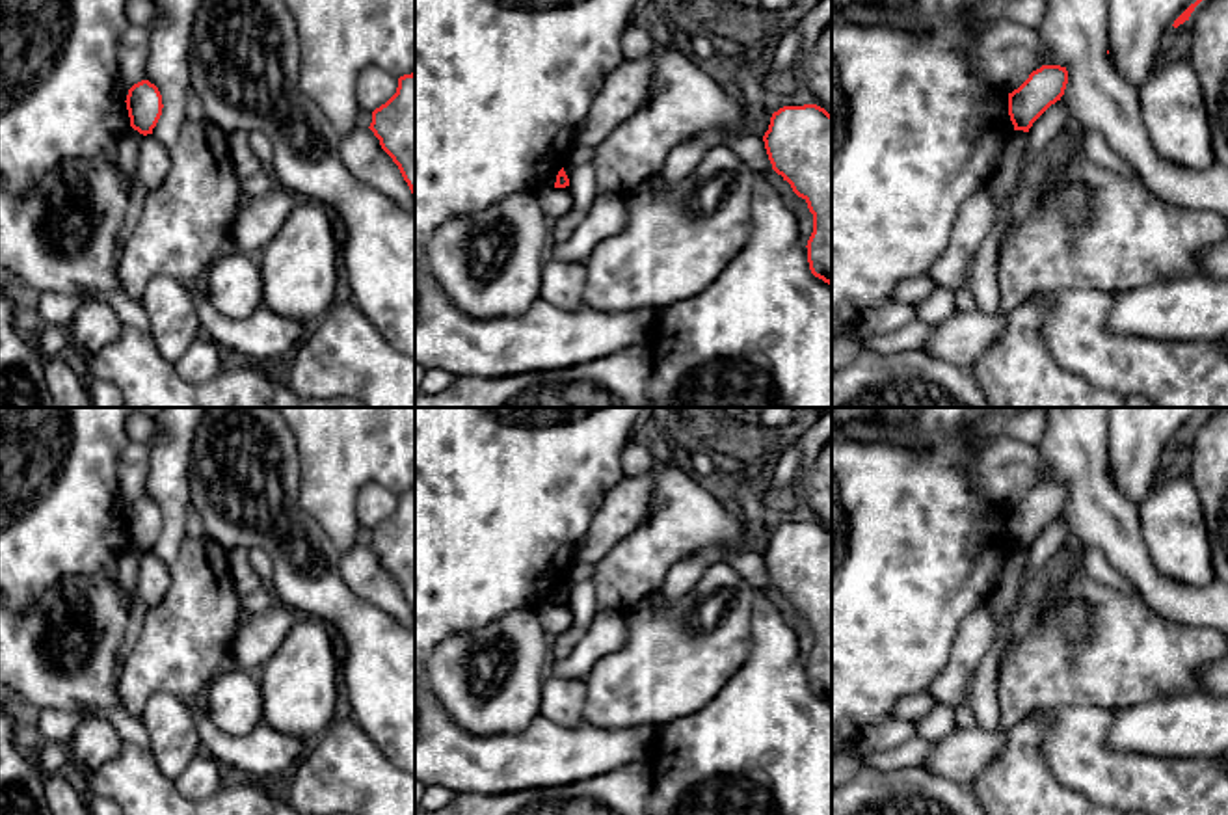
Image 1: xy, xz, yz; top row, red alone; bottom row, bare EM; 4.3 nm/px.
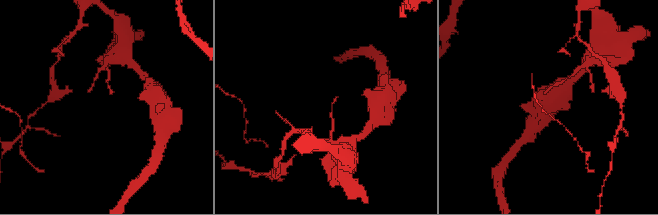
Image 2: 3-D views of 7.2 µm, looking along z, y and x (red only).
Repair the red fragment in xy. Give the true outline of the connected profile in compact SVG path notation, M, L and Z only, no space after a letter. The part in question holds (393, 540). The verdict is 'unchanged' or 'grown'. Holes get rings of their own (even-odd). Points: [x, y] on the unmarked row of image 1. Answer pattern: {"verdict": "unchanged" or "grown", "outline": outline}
{"verdict": "unchanged", "outline": "M415 489L398 495L396 510L372 528L368 545L415 614Z"}

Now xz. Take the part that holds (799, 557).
{"verdict": "unchanged", "outline": "M783 523L763 553L772 586L808 620L813 649L808 679L832 701L832 532L817 523Z"}

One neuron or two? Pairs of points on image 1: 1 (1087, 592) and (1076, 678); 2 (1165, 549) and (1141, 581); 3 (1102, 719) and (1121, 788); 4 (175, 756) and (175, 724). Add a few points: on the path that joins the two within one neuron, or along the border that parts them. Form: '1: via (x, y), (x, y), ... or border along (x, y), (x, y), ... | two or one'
1: via (1100, 613), (1100, 654), (1096, 657) | one
2: border along (1141, 523), (1150, 562), (1161, 574), (1191, 587) | two
3: via (1096, 735), (1096, 763), (1104, 771) | one
4: via (175, 748), (175, 732) | one

